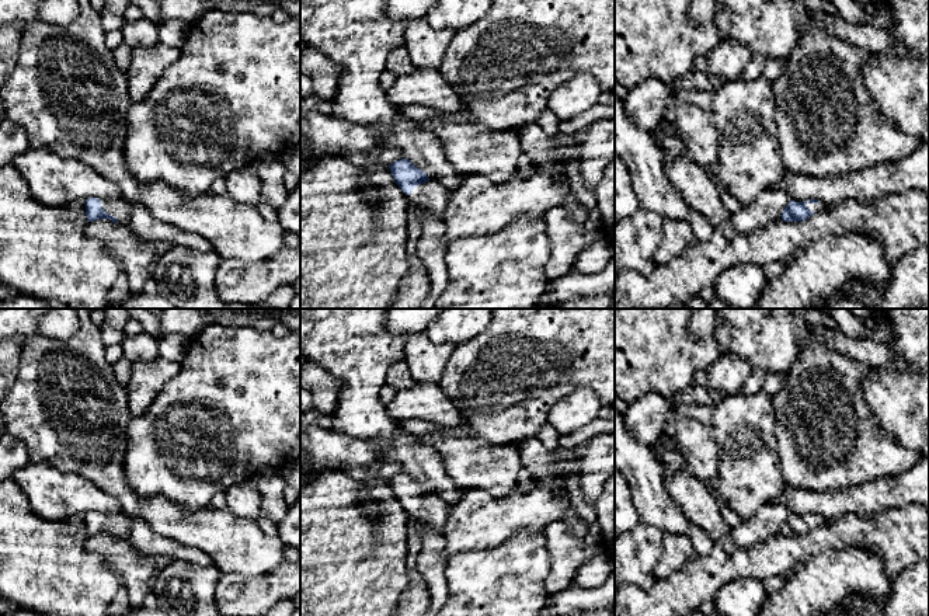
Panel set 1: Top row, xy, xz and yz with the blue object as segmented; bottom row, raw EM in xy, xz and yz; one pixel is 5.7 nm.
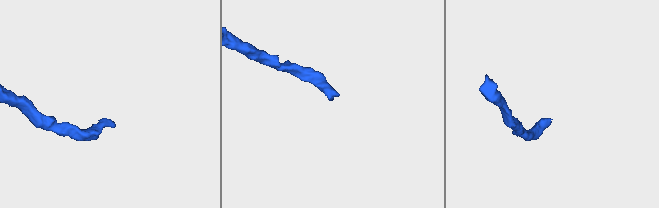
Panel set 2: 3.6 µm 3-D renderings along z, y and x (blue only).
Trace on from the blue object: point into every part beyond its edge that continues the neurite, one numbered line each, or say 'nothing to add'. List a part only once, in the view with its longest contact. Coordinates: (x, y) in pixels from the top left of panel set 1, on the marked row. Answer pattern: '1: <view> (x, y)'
1: xy (119, 208)

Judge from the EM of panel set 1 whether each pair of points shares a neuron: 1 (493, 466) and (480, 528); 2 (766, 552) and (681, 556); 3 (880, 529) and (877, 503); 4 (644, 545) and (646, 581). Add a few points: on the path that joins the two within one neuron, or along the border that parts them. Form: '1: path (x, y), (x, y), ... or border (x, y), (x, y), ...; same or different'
1: border (518, 486), (504, 496), (466, 491); different
2: border (698, 556), (675, 570); different
3: border (911, 504), (889, 508), (873, 517), (846, 515); different
4: path (644, 553), (644, 573); same

